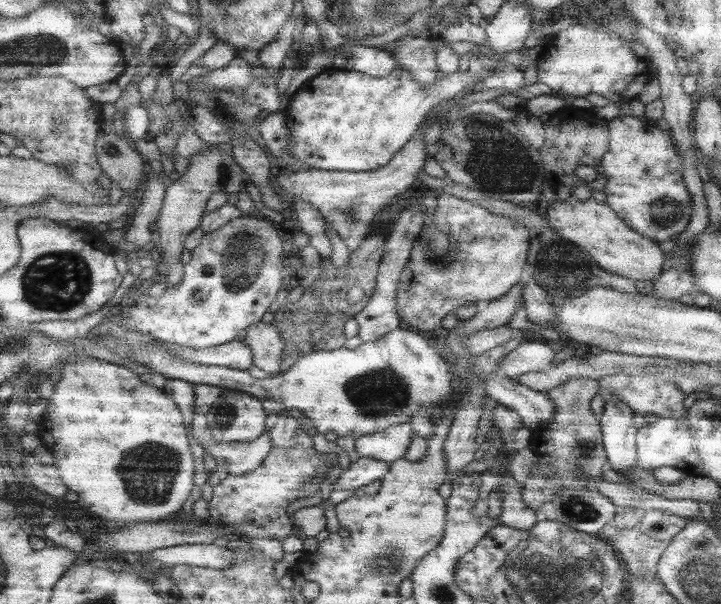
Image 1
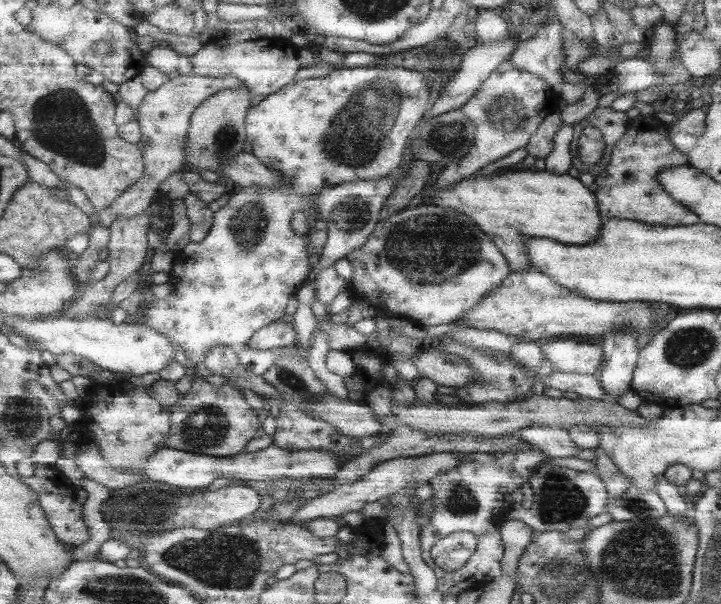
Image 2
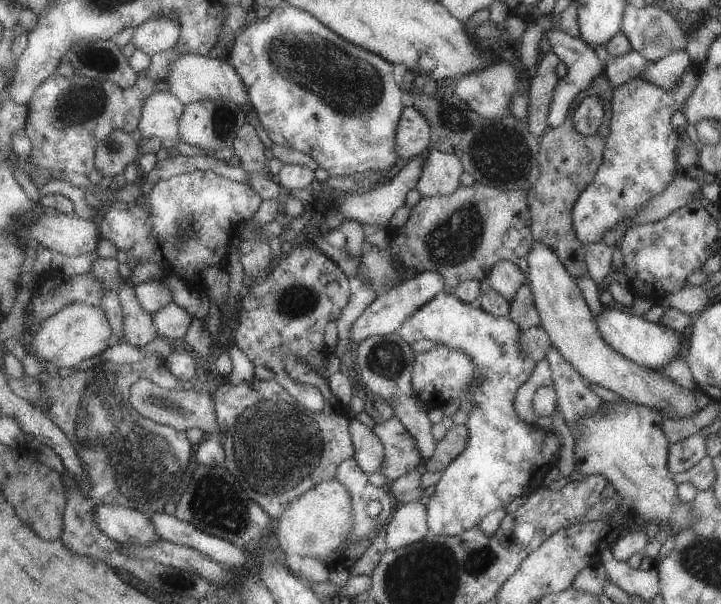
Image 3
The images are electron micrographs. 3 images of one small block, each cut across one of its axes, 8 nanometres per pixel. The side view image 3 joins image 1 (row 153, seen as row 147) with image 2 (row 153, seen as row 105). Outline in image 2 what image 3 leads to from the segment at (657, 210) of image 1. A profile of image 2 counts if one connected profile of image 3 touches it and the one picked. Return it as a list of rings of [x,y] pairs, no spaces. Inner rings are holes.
[[[638,115],[627,122],[625,133],[613,146],[610,160],[603,173],[595,178],[594,183],[597,190],[593,193],[597,210],[602,220],[608,218],[618,218],[621,220],[630,220],[646,225],[657,225],[663,227],[687,226],[699,222],[697,215],[689,212],[686,207],[675,202],[669,195],[656,184],[657,174],[669,166],[687,165],[687,158],[673,147],[670,140],[668,126],[660,123],[655,117]]]

